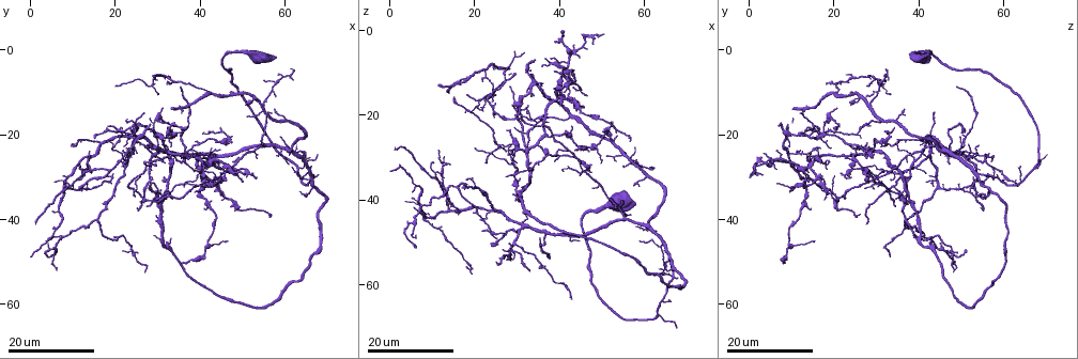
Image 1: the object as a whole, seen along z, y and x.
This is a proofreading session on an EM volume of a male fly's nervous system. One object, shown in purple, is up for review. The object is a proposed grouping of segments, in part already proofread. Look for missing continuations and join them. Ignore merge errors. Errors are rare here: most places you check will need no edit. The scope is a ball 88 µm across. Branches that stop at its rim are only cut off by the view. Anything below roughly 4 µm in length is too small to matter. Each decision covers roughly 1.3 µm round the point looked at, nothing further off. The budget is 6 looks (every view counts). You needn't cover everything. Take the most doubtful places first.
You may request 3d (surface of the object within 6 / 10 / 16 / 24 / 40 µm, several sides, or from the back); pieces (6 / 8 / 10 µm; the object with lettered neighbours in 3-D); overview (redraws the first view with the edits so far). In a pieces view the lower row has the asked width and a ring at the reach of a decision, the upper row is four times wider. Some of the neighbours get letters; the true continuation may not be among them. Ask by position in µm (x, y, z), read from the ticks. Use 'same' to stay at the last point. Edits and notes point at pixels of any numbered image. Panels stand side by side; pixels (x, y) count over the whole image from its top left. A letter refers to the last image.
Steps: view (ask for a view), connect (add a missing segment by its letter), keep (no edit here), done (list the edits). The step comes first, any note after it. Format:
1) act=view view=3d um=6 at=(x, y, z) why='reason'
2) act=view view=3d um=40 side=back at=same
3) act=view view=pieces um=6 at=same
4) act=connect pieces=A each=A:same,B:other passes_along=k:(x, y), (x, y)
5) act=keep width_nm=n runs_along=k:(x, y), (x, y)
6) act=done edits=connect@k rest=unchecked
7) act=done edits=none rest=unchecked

act=view view=3d um=24 at=(35.5, 50.0, 8.0) why='branch stops here'

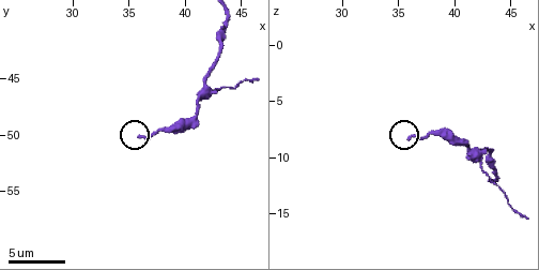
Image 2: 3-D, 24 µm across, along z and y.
act=view view=pieces um=8 at=(36.0, 50.0, 8.4)

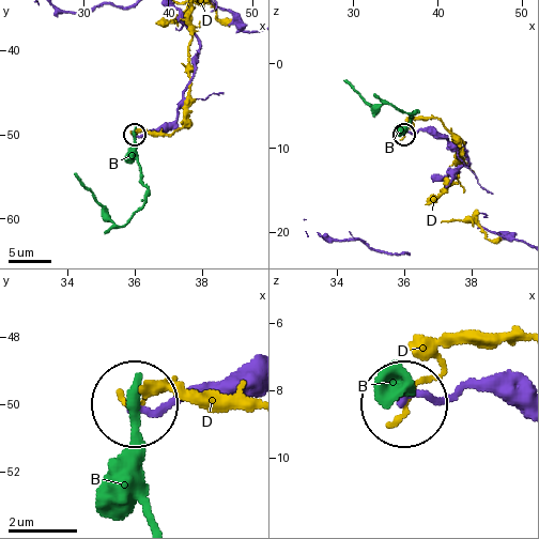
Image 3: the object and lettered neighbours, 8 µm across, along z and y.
act=keep each=B:other,D:other runs_along=3:(245, 364), (159, 404), (136, 404) found='none of them fits'

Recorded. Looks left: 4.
act=view view=3d um=16 at=(35.5, 9.0, 49.0) why='end of a long branch'

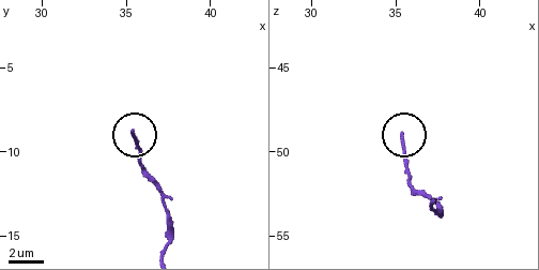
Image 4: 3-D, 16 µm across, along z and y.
act=view view=pieces um=6 at=(35.5, 8.8, 48.9) why='see the neighbours'

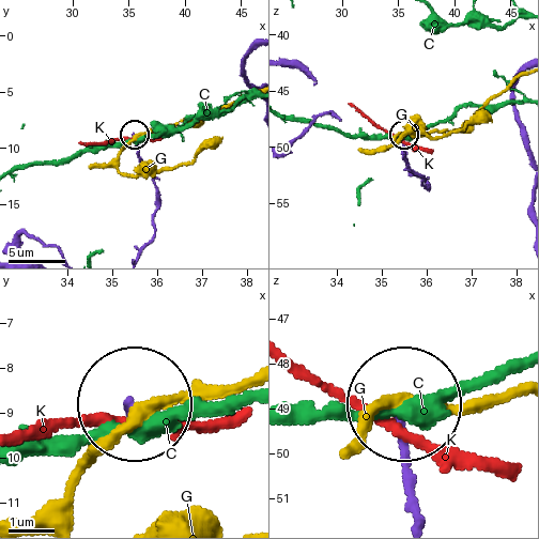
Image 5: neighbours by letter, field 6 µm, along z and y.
act=keep each=C:other,G:other,K:other runs_along=5:(139, 251), (153, 234), (159, 197), (134, 134) found='none of them fits'

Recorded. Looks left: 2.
act=view view=3d um=24 at=(10.5, 23.0, 31.0) why='end of a long branch'

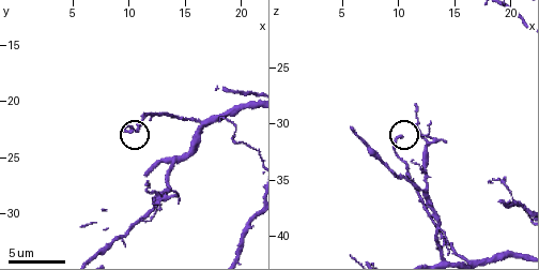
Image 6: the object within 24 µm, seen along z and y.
act=view view=pieces um=10 at=(10.0, 22.6, 31.0)

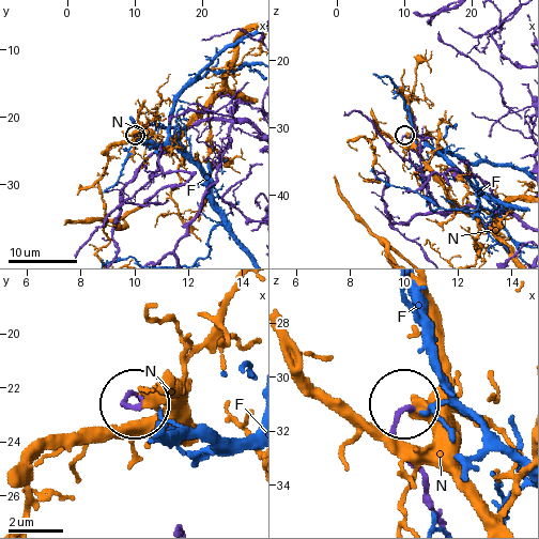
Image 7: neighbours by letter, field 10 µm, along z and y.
act=keep each=F:other,N:other found='none of them fits'

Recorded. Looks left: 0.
act=done edits=none rest=unchecked

